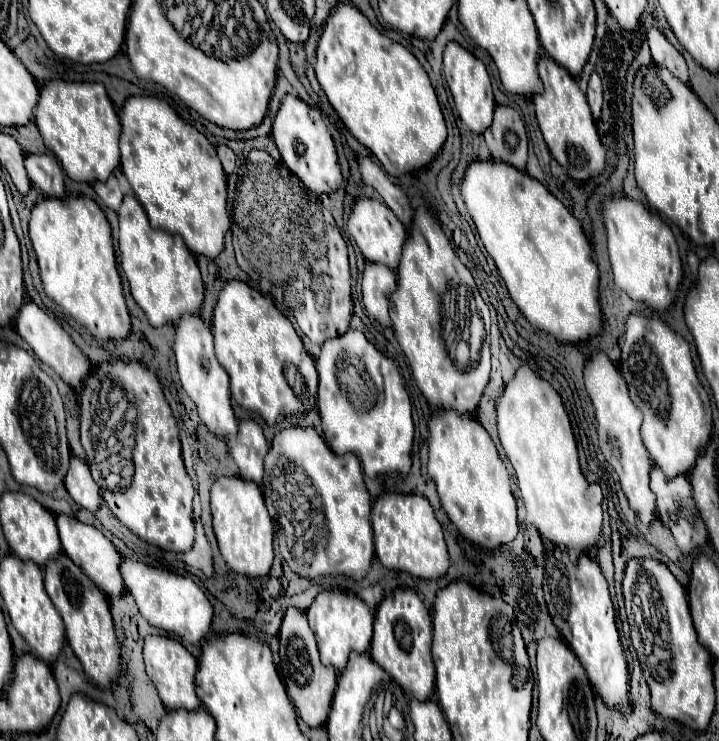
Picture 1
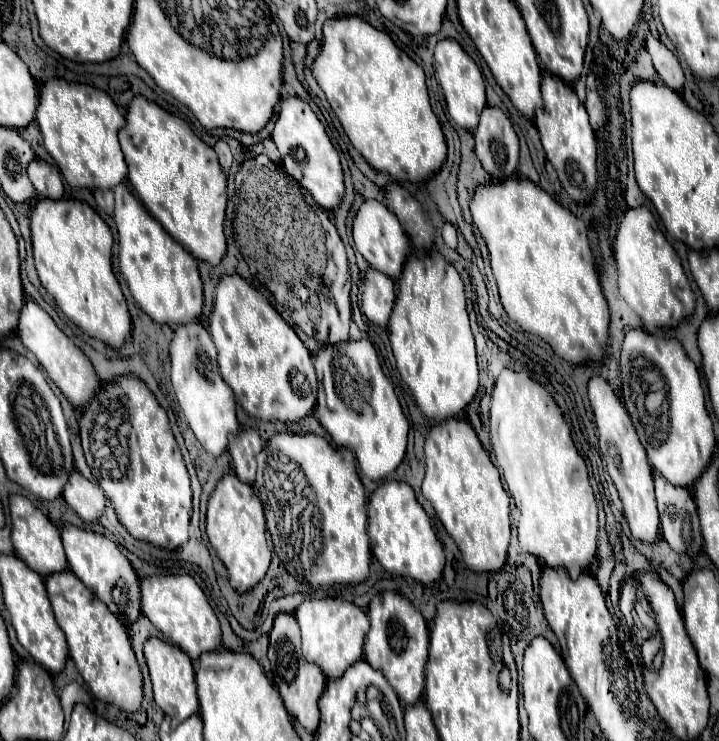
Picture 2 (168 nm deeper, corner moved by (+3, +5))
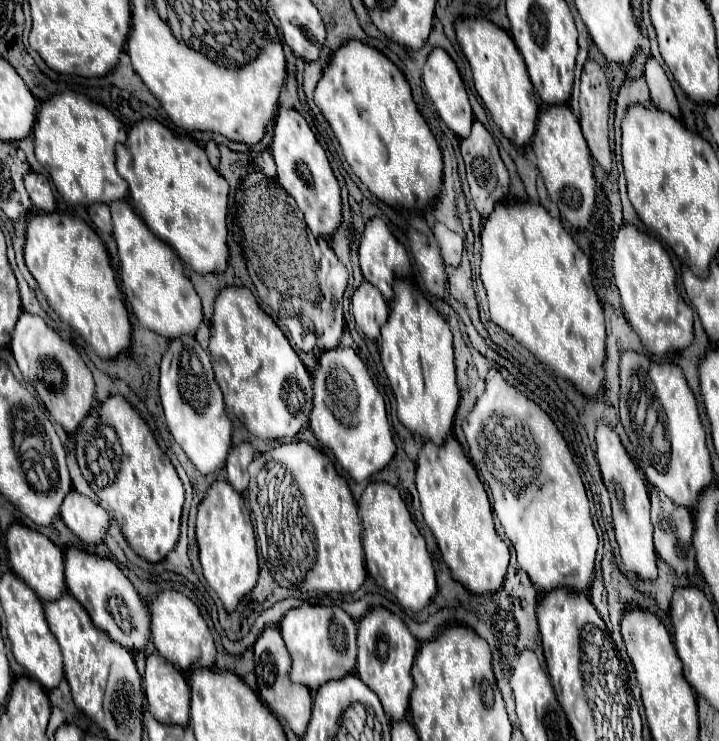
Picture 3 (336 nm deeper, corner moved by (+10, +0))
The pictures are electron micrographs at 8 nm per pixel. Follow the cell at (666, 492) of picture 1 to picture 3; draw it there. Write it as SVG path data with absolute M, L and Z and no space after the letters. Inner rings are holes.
M651 492L651 520L655 526L655 550L679 576L695 572L695 550L691 548L693 518L687 508L677 508L661 492Z

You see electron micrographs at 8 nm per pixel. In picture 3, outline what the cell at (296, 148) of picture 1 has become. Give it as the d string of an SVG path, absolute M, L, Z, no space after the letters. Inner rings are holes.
M285 106L279 108L275 118L275 128L273 128L271 152L277 164L277 180L283 186L283 190L295 198L297 206L305 214L305 222L313 232L313 236L321 236L321 238L333 236L343 222L341 188L329 166L325 150L317 142L307 120L297 110Z

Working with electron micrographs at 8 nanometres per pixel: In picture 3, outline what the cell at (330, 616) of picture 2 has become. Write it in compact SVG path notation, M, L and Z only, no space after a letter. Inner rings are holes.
M299 606L289 610L281 624L281 636L291 656L289 680L293 684L305 684L309 690L317 690L329 680L339 680L355 672L357 640L355 622L339 606Z

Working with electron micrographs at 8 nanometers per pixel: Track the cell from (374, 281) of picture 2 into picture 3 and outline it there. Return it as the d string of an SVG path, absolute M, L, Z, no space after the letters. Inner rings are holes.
M363 280L351 298L351 306L353 306L353 316L359 330L367 338L379 340L379 328L385 324L389 316L389 306L381 296L381 292L377 292L373 284Z

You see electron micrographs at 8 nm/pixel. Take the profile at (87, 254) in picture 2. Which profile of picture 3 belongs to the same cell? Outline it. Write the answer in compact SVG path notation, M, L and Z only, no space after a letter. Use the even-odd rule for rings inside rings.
M35 214L27 226L27 242L25 242L25 262L33 278L37 280L43 296L49 306L59 314L63 322L67 322L83 340L95 350L99 358L115 358L119 352L131 348L131 322L127 308L121 300L121 290L115 280L115 272L109 266L109 256L93 232L93 228L81 218L69 214Z

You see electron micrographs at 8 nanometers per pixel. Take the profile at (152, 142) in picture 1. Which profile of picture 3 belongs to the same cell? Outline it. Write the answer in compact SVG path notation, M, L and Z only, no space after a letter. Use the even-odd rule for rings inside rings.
M143 118L129 130L125 146L117 148L117 172L127 180L133 208L151 232L167 242L191 270L197 274L227 270L229 186L209 164L201 146L173 136L169 128L153 118Z

